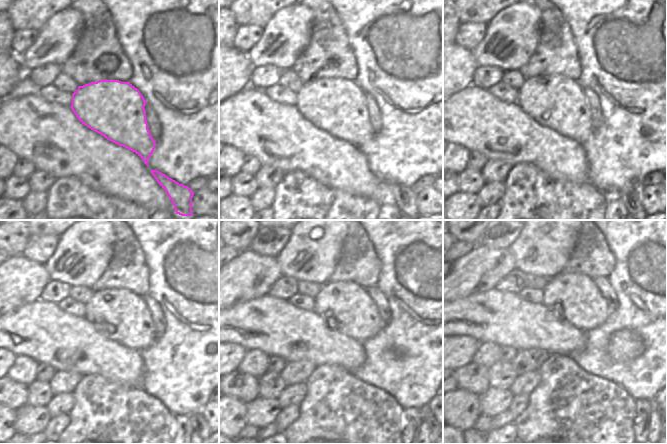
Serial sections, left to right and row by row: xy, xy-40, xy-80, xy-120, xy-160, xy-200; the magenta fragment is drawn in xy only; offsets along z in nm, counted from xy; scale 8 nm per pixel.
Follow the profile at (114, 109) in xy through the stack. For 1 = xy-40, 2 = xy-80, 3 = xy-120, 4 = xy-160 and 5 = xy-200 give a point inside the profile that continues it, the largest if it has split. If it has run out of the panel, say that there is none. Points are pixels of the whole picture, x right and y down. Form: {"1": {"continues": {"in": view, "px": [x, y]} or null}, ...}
{"1": {"continues": {"in": "xy-40", "px": [337, 106]}}, "2": {"continues": {"in": "xy-80", "px": [558, 102]}}, "3": {"continues": {"in": "xy-120", "px": [123, 316]}}, "4": {"continues": {"in": "xy-160", "px": [343, 306]}}, "5": {"continues": {"in": "xy-200", "px": [520, 351]}}}

